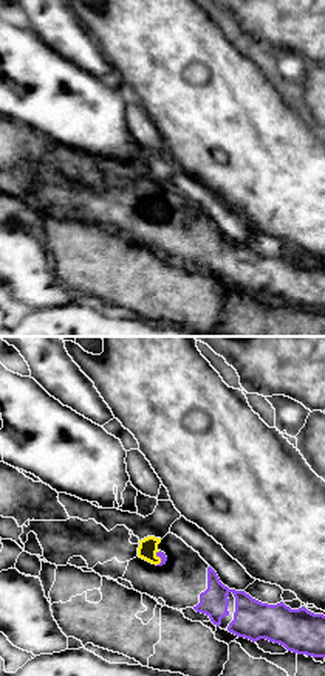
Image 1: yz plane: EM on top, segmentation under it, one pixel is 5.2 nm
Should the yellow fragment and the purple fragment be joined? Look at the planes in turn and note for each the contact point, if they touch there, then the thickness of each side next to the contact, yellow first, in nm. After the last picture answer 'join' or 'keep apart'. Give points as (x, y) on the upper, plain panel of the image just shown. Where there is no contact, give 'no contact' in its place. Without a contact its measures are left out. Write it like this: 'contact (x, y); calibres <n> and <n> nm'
contact (160, 211); calibres 100 and 40 nm

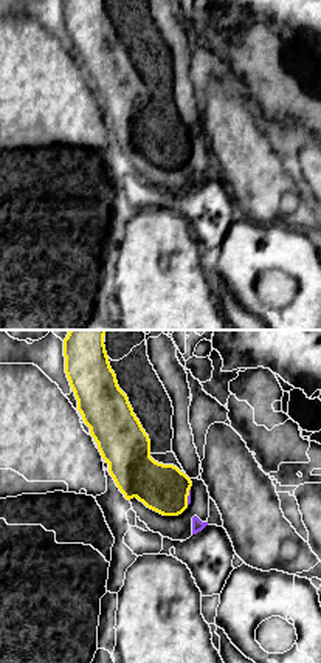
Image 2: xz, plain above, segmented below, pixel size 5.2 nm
contact (188, 147); calibres 260 and 20 nm

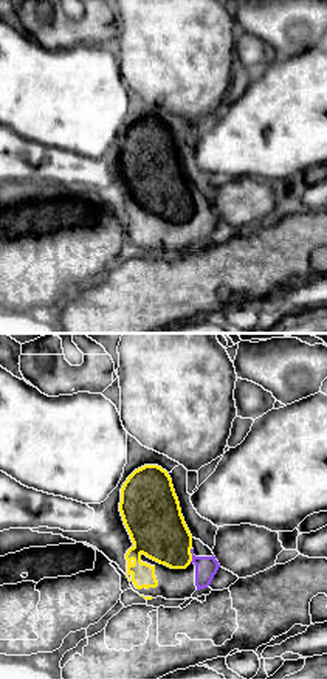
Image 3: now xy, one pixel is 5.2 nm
contact (191, 208); calibres 300 and 110 nm

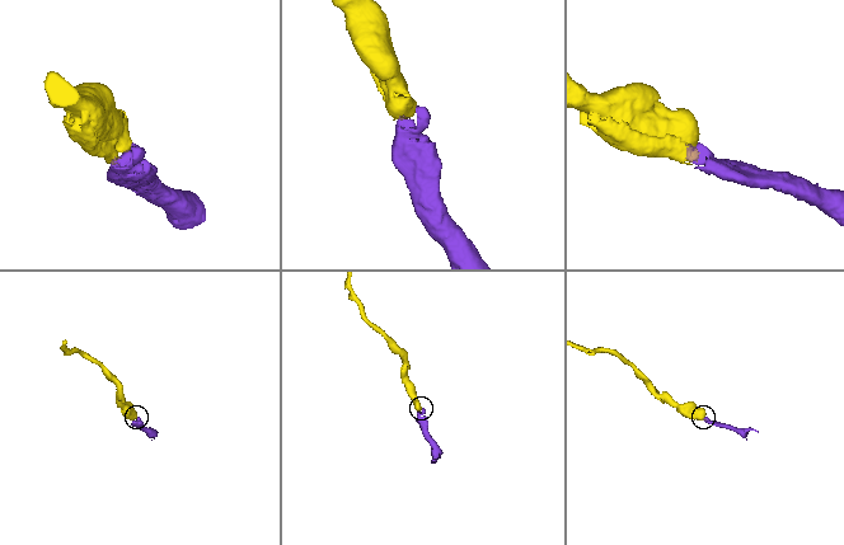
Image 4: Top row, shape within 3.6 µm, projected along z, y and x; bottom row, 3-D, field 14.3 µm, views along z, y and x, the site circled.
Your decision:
join

